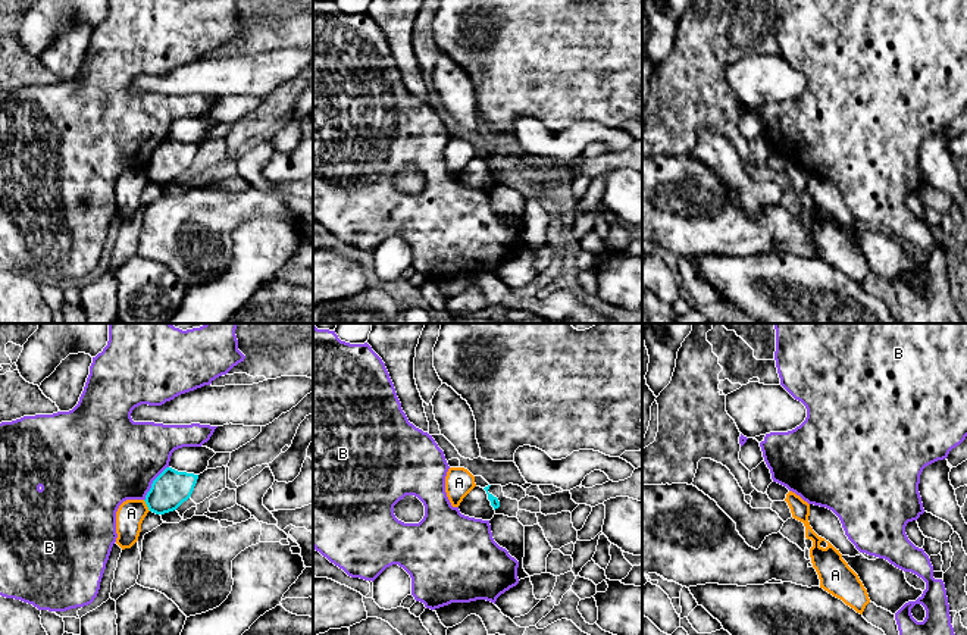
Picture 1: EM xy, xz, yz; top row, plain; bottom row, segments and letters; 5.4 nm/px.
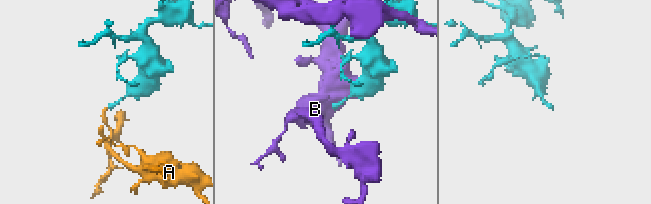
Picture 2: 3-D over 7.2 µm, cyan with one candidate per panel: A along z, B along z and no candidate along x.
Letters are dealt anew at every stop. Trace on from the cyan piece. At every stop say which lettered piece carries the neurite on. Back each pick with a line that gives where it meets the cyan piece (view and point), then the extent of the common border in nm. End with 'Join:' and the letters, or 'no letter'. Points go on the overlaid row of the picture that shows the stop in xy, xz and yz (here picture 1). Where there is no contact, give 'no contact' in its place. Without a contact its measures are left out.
Join: no letter

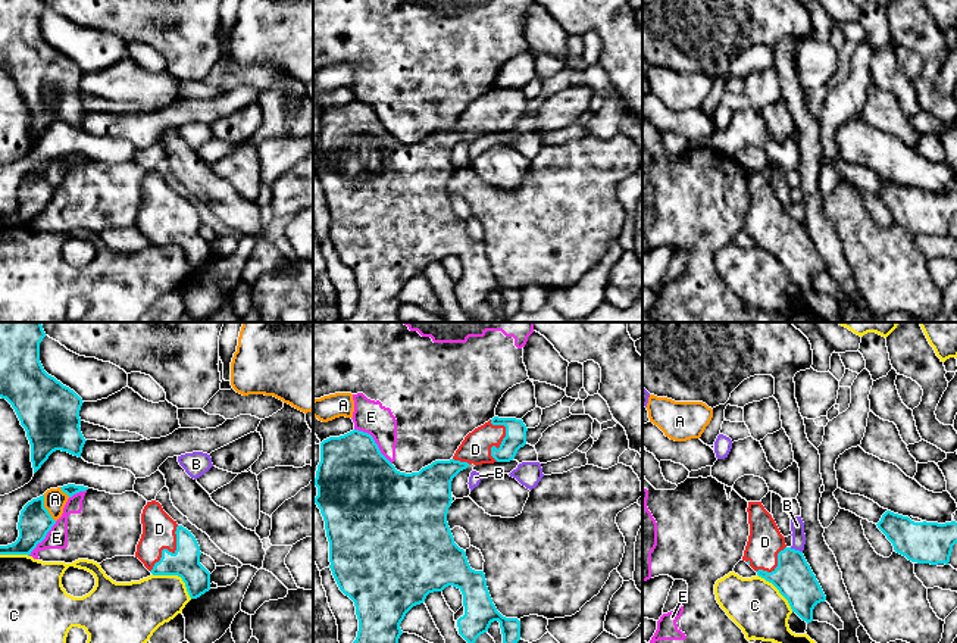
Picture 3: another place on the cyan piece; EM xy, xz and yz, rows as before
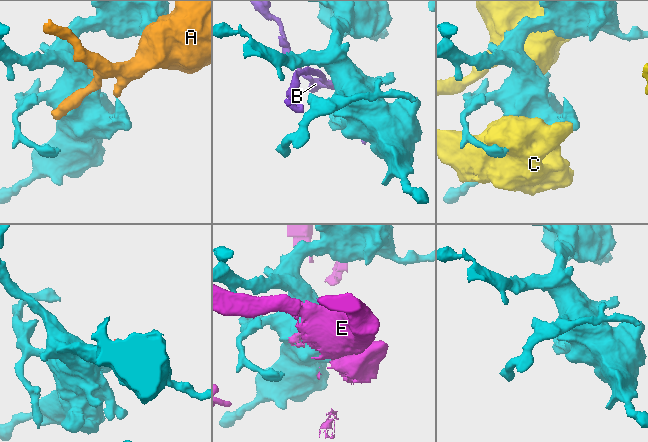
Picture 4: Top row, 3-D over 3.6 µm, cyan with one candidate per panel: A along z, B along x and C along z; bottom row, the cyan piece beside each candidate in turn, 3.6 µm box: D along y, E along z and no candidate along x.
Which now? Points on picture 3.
D: contact xy (169, 552); length 300 nm
Join: D

